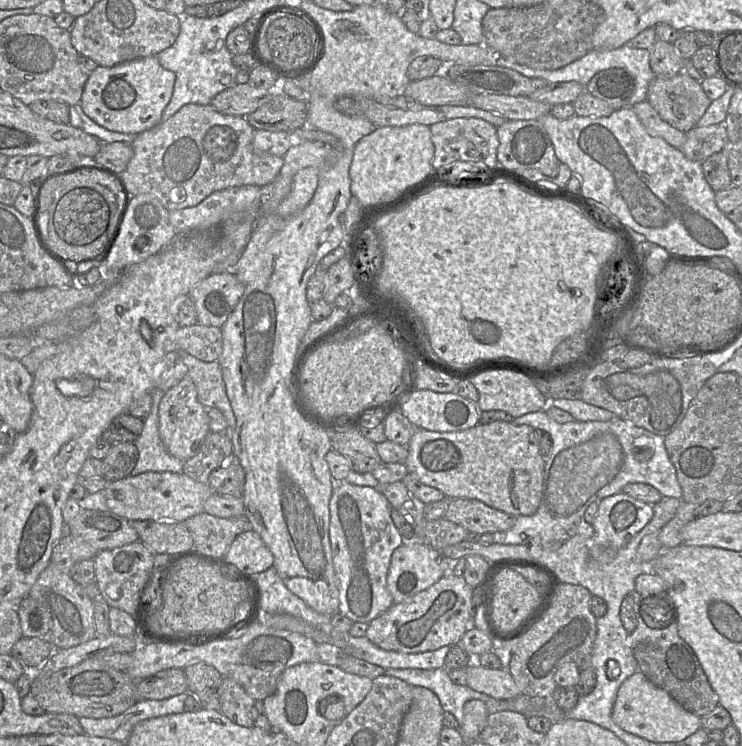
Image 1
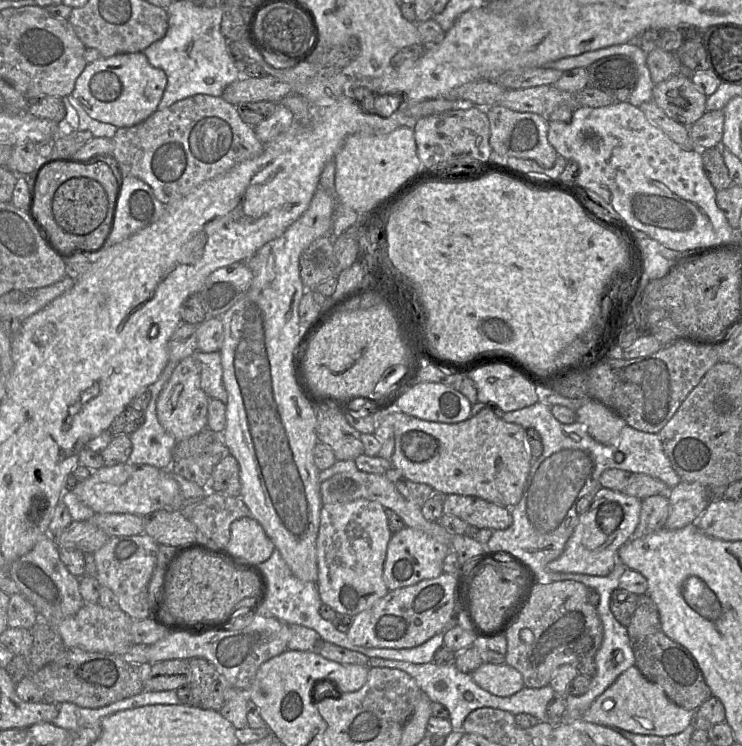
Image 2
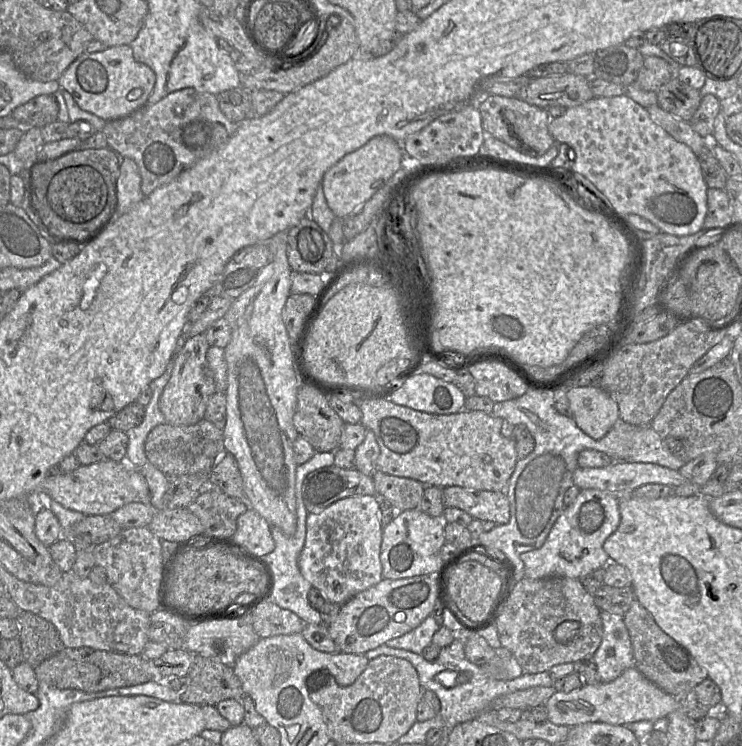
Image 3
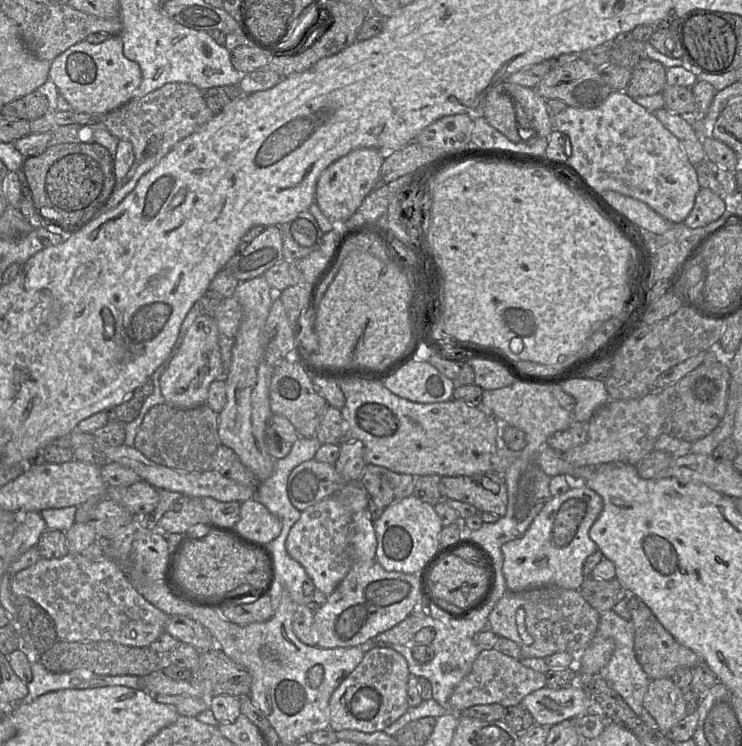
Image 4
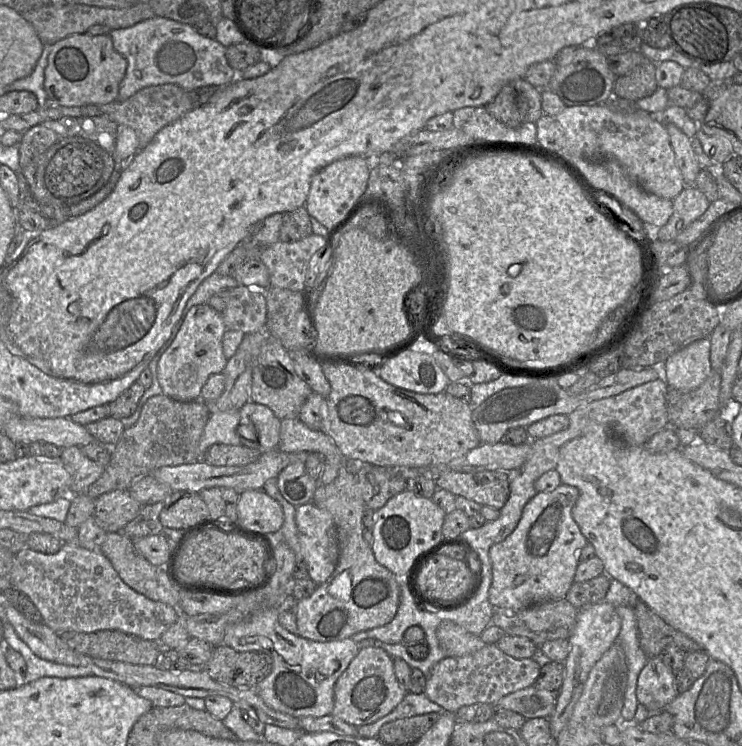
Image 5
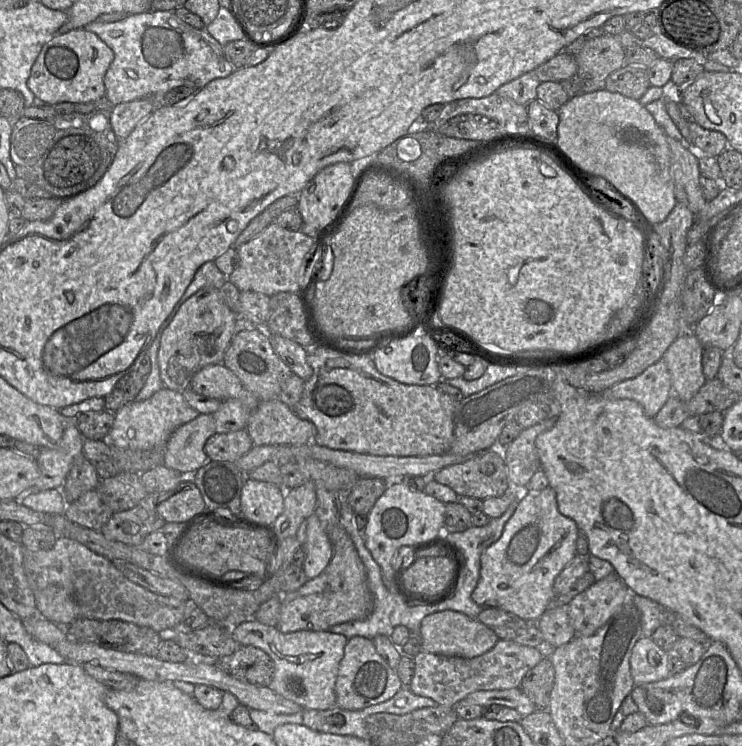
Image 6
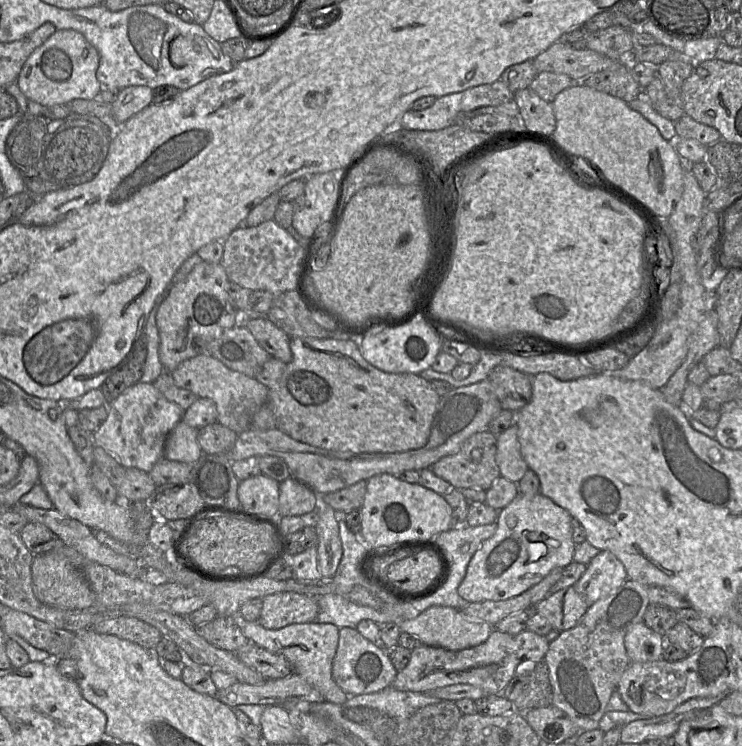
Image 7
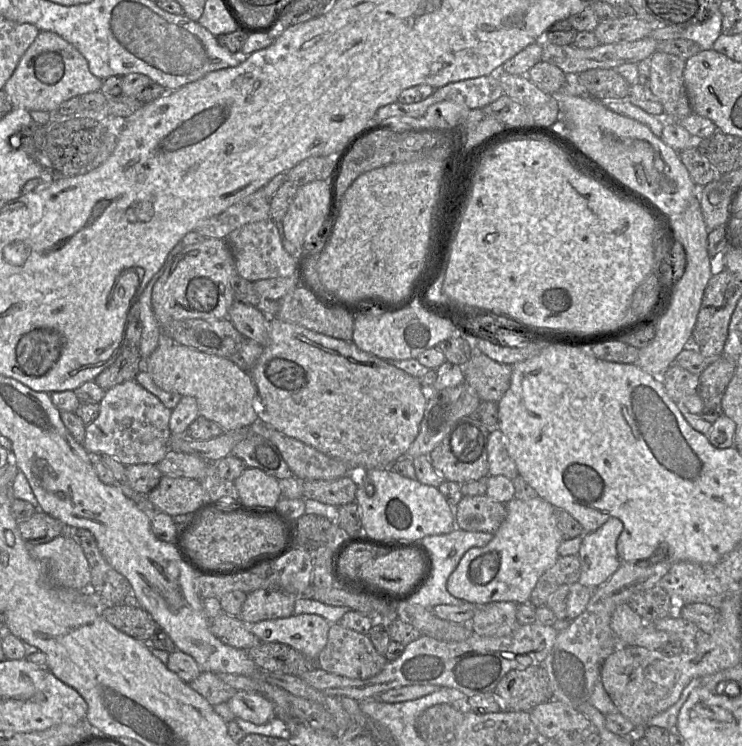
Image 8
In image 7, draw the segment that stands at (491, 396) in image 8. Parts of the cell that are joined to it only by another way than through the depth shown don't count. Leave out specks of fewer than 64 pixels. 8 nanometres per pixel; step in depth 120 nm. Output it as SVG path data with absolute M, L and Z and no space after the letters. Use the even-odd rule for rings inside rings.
M496 366L488 380L494 387L502 409L517 412L532 396L532 376L508 366Z

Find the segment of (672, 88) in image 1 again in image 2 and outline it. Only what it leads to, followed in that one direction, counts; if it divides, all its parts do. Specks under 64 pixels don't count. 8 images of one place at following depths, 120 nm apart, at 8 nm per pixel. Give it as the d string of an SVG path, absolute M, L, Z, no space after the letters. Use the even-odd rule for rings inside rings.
M679 73L654 84L652 101L676 122L690 127L706 112L707 96L687 75Z

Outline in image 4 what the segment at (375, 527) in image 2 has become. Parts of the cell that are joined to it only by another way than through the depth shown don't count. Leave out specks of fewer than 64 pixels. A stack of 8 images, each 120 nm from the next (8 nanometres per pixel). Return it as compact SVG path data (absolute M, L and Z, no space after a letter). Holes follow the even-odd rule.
M330 496L301 512L285 545L289 556L303 566L315 587L329 596L355 561L376 560L377 538L367 509L353 511Z

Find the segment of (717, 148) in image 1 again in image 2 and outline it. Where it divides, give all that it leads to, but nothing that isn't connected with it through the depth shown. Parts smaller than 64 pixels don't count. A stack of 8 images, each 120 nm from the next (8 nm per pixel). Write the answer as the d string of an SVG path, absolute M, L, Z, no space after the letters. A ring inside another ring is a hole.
M723 110L706 111L701 118L689 127L693 150L702 153L715 147L723 136Z

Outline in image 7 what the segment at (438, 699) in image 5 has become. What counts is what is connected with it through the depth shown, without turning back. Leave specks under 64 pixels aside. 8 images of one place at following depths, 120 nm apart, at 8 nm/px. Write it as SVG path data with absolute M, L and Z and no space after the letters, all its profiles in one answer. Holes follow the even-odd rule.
M495 628L482 644L459 651L421 644L411 650L409 663L397 672L391 687L399 691L427 693L454 684L469 684L482 689L488 695L502 695L502 691L516 675L518 665L524 660L535 663L543 661L549 644L546 636L528 629L509 634Z

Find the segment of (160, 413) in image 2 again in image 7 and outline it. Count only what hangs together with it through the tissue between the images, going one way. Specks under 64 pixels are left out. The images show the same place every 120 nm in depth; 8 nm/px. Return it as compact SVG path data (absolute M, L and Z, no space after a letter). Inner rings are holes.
M201 261L201 262L197 263L188 274L186 274L183 278L180 278L180 279L178 279L178 271L176 272L171 283L167 286L167 288L157 298L157 300L155 302L155 304L158 305L158 309L156 312L156 325L157 325L157 330L159 333L159 358L160 358L160 362L163 366L164 372L171 373L183 361L193 358L197 355L207 354L208 344L212 340L214 340L218 336L220 336L225 329L231 328L231 327L235 326L236 324L241 323L241 314L238 312L232 299L230 298L229 286L230 286L230 281L227 277L224 267L221 263L215 264L215 263L209 263L206 261Z

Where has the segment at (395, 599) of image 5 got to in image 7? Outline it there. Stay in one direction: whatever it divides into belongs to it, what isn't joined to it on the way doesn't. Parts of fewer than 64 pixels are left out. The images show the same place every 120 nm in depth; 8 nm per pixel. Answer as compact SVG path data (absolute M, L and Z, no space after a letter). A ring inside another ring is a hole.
M280 592L262 598L262 609L256 622L266 629L280 629L290 624L314 622L319 611L316 598L296 592Z

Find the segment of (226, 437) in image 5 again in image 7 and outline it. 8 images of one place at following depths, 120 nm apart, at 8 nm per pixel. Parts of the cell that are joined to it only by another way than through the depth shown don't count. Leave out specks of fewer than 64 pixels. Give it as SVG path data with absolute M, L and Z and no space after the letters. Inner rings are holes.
M179 421L166 438L163 457L194 465L203 455L197 441L197 434L198 429Z

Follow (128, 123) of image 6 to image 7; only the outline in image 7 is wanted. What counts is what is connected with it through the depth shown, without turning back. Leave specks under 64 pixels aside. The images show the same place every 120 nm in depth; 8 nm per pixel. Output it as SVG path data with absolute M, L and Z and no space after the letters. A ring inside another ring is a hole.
M128 86L119 90L112 104L112 116L124 124L133 115L152 104L153 89L148 86Z

